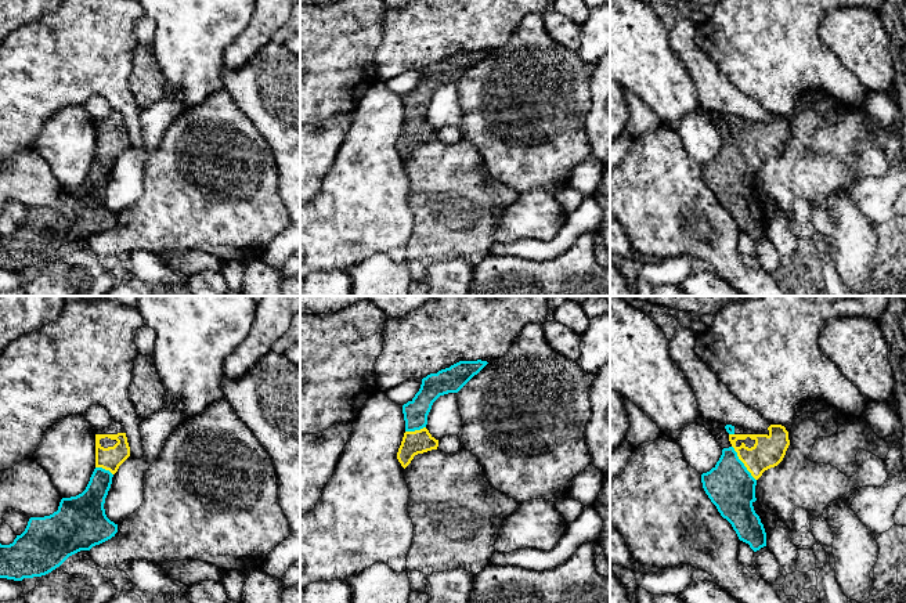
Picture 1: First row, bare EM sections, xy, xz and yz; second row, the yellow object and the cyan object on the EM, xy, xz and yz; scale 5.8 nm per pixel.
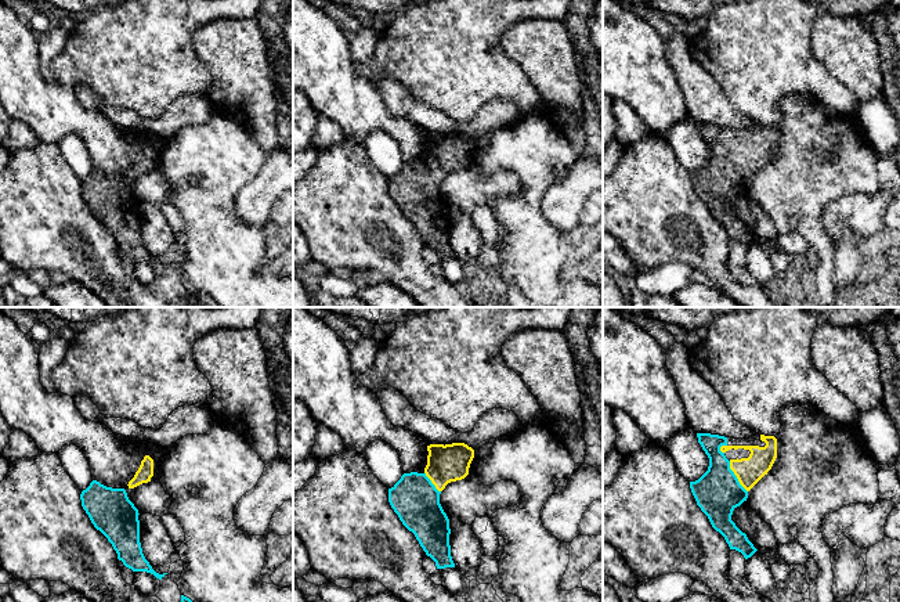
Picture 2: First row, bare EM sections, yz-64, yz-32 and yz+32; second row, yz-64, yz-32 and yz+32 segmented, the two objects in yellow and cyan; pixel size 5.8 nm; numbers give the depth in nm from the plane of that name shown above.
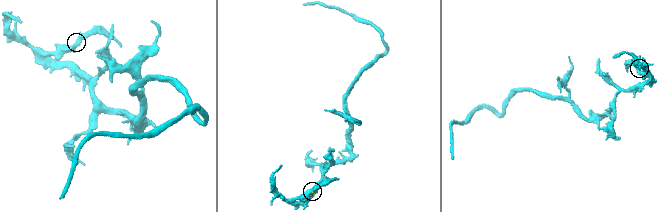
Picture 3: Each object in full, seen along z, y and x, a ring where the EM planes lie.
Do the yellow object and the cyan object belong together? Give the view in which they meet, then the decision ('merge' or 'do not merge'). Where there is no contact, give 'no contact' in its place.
contact in yz; merge

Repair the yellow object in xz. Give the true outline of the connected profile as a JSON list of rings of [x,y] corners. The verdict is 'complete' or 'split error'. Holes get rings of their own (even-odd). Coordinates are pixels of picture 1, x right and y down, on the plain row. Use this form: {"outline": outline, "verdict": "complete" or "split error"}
{"outline": [[[481,50],[459,51],[422,69],[419,82],[411,91],[403,95],[405,123],[397,142],[397,149],[404,159],[415,145],[437,140],[438,137],[438,130],[426,119],[427,105],[433,93],[440,86],[458,83],[487,54],[487,51]]], "verdict": "split error"}

